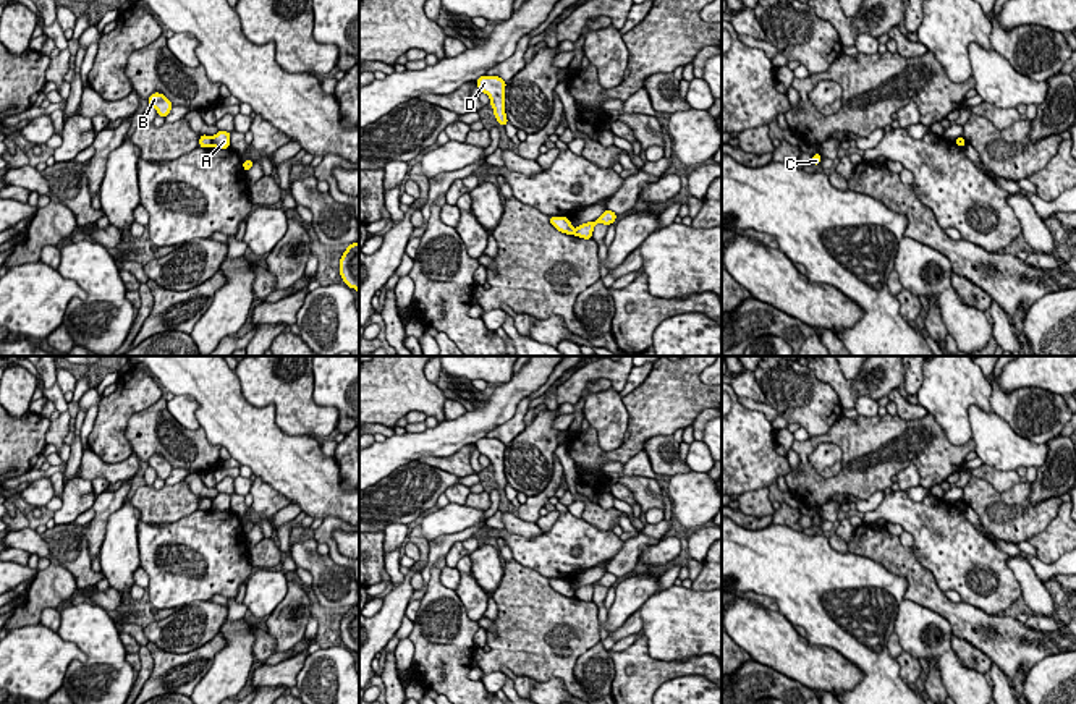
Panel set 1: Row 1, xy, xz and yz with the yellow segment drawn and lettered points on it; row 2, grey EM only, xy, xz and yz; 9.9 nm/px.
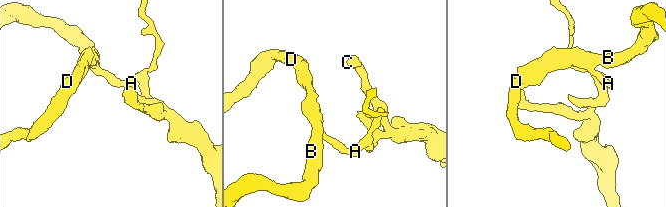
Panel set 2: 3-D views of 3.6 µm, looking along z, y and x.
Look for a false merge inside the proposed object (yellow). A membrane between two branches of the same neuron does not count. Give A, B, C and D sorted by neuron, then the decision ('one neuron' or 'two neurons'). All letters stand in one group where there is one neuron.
A C / B D; two neurons

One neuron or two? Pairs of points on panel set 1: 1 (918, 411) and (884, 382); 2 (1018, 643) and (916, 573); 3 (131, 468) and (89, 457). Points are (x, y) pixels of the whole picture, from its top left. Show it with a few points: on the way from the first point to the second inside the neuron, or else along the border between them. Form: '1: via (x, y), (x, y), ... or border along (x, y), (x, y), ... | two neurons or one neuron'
1: border along (897, 387), (887, 395) | two neurons
2: via (992, 633), (966, 622), (937, 599) | one neuron
3: via (122, 470), (102, 470), (99, 466) | one neuron

